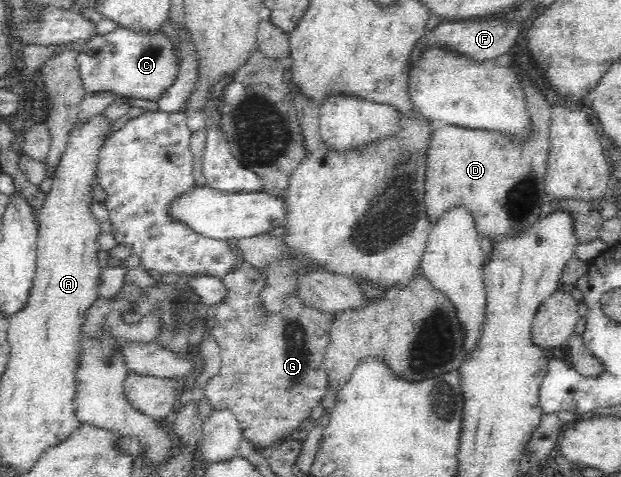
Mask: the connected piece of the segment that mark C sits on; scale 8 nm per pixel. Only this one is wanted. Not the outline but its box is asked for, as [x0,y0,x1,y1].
[77,27,177,102]

